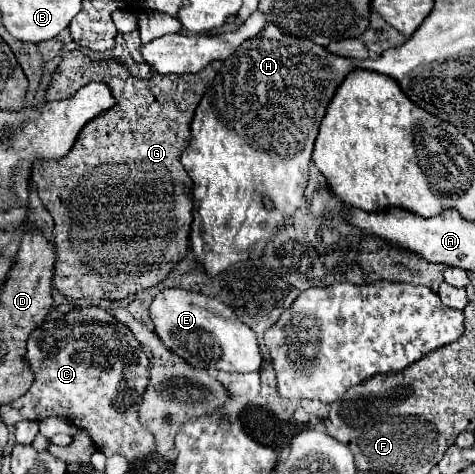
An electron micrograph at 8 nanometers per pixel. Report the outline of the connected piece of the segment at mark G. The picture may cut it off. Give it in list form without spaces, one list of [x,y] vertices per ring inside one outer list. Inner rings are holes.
[[[80,49],[66,53],[46,99],[70,99],[86,83],[102,81],[112,89],[116,107],[92,119],[90,125],[80,131],[66,157],[60,161],[40,161],[34,165],[32,181],[38,187],[40,201],[54,219],[54,247],[58,259],[52,285],[62,295],[70,299],[106,297],[116,301],[158,285],[186,257],[194,199],[192,179],[184,171],[180,155],[192,137],[190,121],[194,111],[220,67],[222,63],[214,61],[194,75],[152,73],[152,79],[134,79],[128,69],[116,61],[92,63]]]

